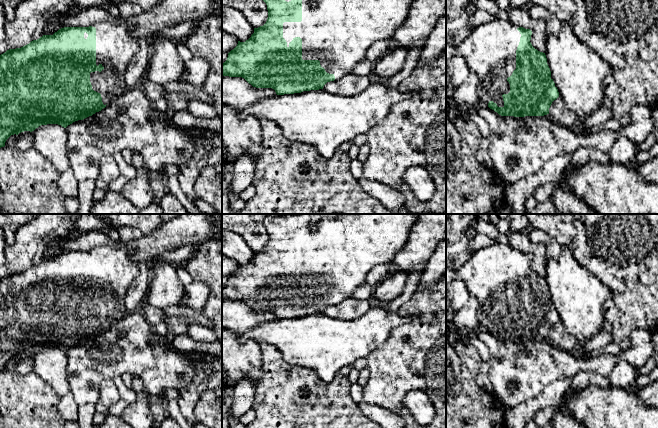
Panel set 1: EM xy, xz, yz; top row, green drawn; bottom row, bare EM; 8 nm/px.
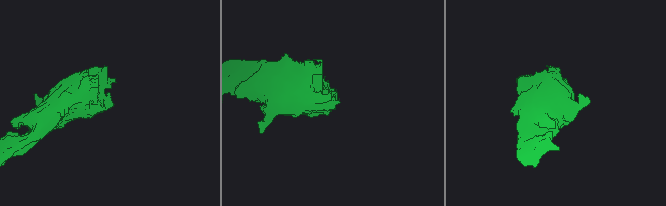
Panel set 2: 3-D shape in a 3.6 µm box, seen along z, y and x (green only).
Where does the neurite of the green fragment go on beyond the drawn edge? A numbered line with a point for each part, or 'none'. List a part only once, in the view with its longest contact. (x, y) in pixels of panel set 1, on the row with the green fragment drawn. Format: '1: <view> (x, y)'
1: xz (338, 33)

